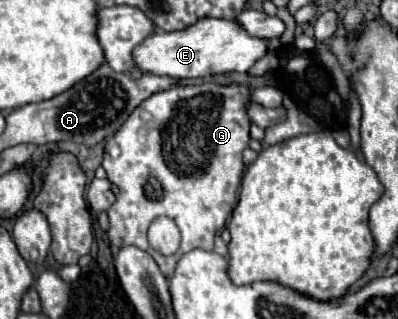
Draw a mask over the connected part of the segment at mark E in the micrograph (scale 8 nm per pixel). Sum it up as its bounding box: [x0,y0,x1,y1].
[135,17,267,79]

